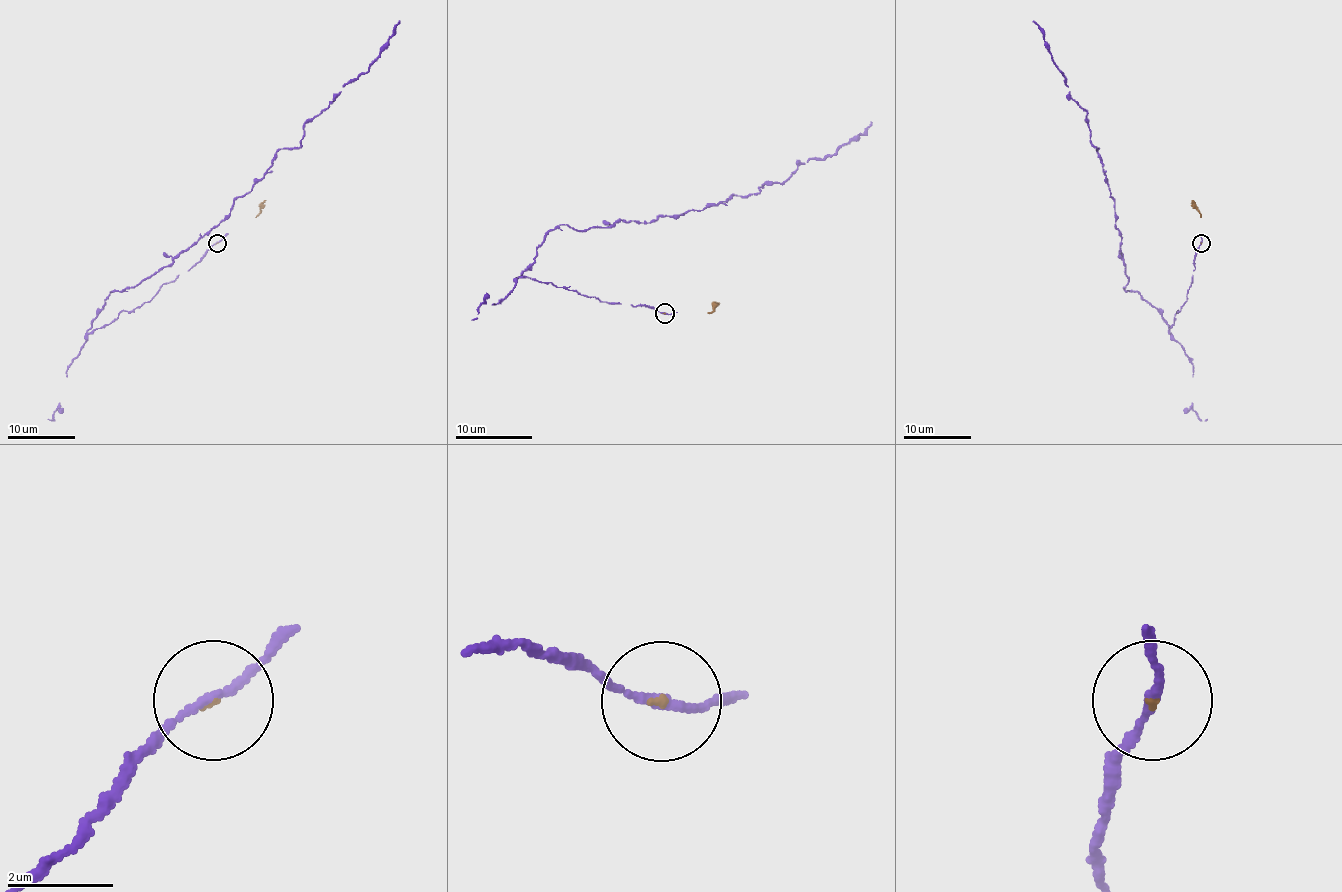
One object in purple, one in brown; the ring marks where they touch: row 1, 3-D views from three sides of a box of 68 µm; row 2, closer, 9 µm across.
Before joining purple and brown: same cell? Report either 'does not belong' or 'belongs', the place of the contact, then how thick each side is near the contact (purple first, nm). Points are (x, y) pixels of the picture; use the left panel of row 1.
belongs | (217, 243) | 140/60 nm

